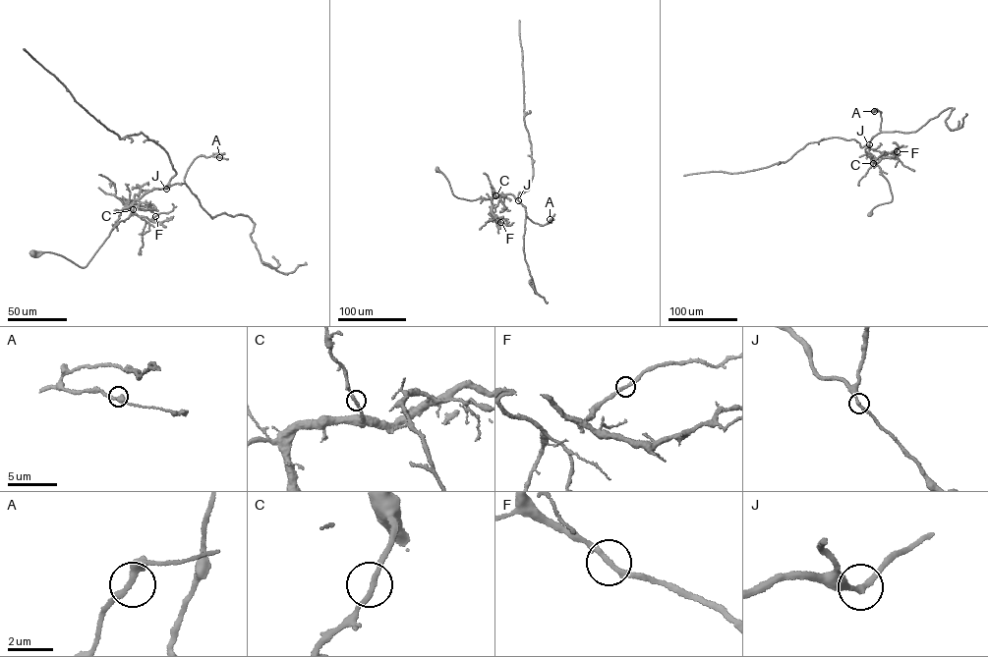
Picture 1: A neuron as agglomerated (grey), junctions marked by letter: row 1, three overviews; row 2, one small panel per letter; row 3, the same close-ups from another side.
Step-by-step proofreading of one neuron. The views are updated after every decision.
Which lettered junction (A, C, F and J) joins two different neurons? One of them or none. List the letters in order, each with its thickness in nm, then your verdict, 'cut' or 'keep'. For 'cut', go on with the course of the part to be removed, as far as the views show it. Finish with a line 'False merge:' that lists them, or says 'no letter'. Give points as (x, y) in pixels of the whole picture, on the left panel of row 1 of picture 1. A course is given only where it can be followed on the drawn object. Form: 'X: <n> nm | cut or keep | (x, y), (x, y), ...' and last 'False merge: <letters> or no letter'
A: 260 nm | keep
C: 240 nm | keep
F: 240 nm | keep
J: 220 nm | keep
False merge: no letter

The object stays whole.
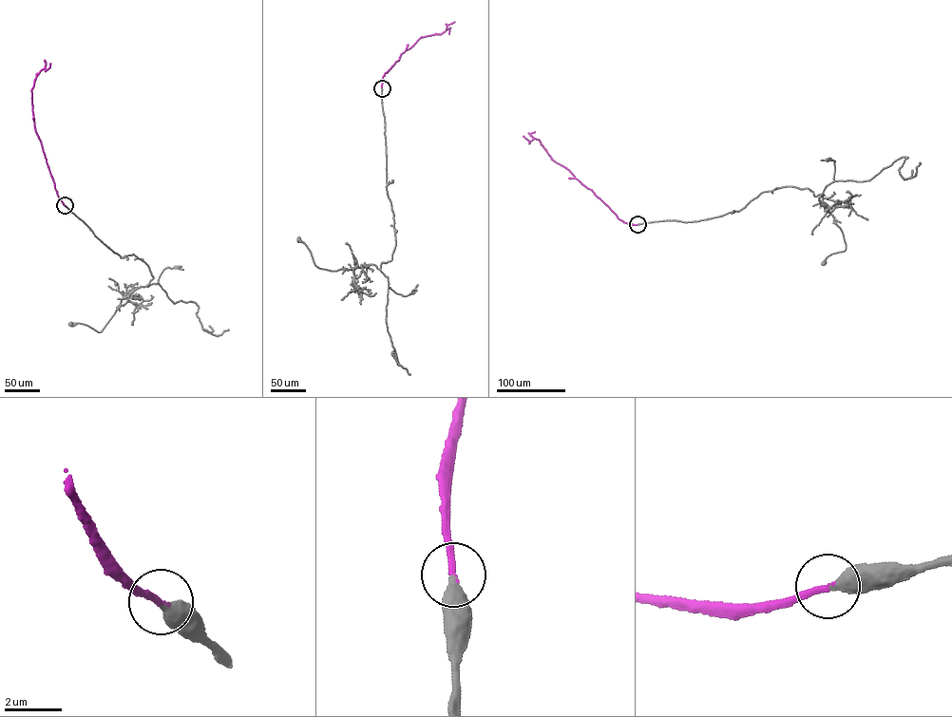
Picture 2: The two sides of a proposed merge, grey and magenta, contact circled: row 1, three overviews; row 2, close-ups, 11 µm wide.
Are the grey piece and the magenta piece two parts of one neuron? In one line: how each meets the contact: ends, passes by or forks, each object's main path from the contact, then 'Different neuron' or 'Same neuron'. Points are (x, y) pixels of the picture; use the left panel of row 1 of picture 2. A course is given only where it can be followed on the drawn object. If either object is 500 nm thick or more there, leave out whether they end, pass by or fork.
At the ring grey ends. At the ring magenta ends. Course of grey: (65, 205), (114, 253), (145, 263), (153, 277), (123, 298), (102, 330), (70, 324). Course of magenta: (65, 205), (54, 187), (35, 129), (32, 109), (31, 91), (36, 77), (41, 70), (49, 68), (50, 63). Same neuron

